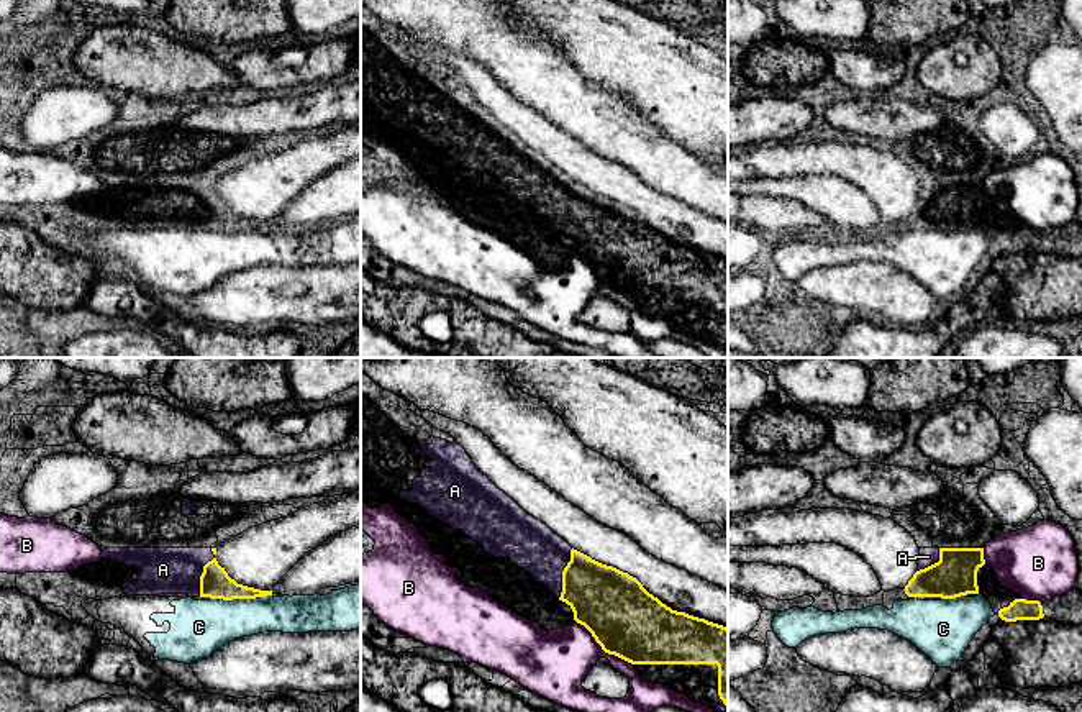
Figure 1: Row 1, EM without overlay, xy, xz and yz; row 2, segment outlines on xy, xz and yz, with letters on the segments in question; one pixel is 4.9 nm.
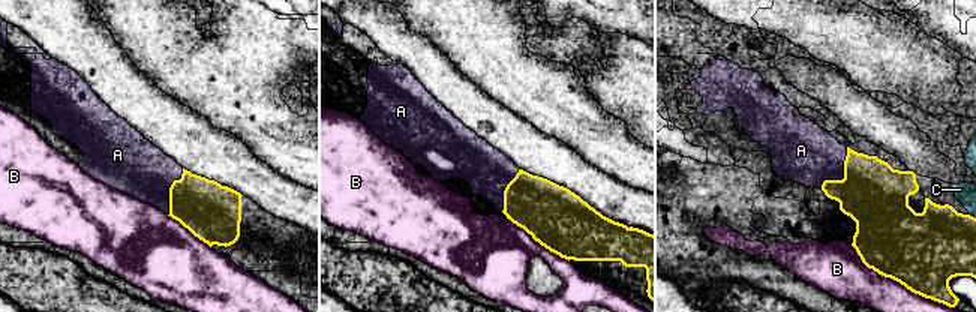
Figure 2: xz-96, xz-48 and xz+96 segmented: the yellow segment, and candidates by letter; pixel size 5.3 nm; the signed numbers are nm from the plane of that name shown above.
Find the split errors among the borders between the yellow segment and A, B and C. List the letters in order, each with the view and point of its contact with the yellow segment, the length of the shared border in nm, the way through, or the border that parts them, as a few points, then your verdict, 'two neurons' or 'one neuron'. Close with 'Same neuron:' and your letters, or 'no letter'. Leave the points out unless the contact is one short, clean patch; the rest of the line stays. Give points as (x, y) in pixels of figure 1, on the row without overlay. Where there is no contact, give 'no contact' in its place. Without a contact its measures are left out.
A: contact xz (563, 205); length 260 nm; way xz (604, 232), (586, 217), (563, 205), (527, 174); one neuron
B: contact xz (602, 281); length 360 nm; two neurons
C: contact xy (245, 230); length 260 nm; two neurons
Same neuron: A

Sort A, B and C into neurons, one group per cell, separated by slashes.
A / B / C

